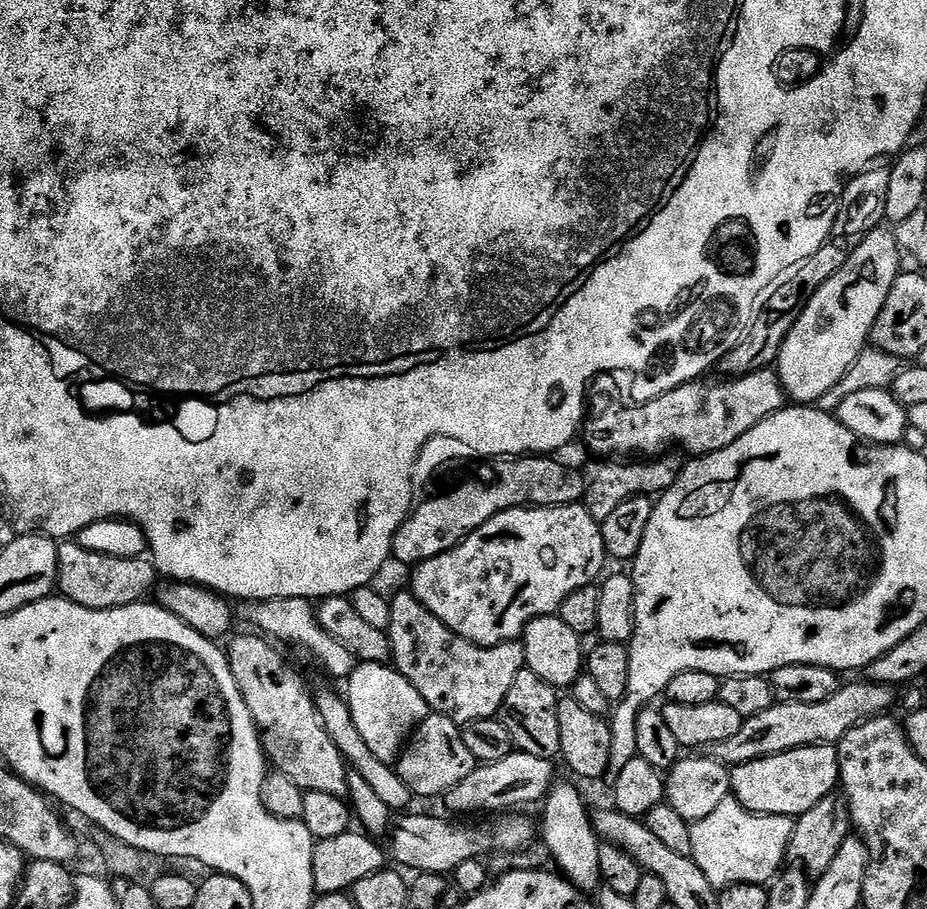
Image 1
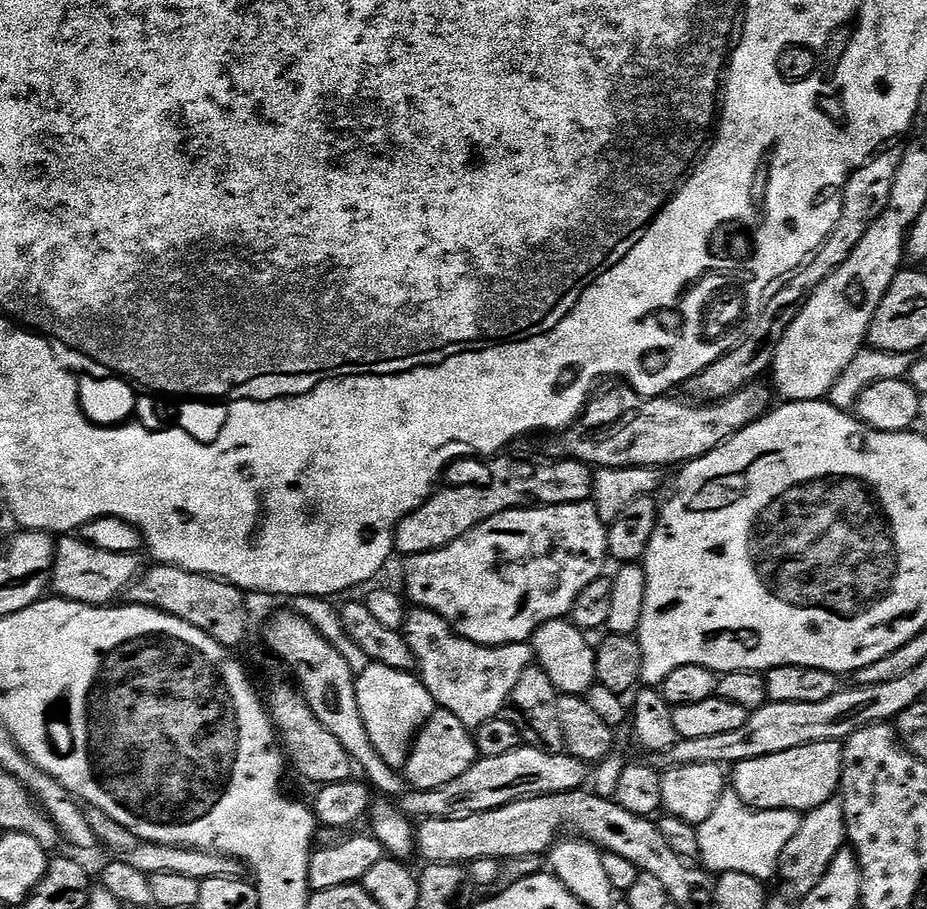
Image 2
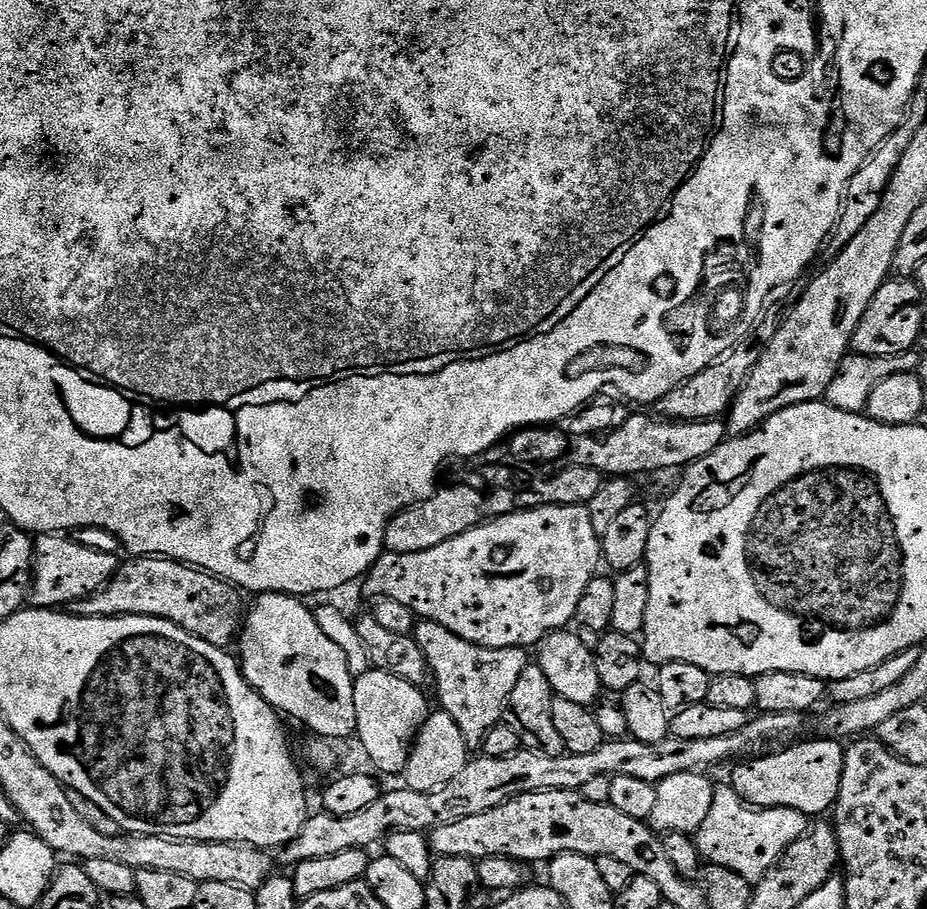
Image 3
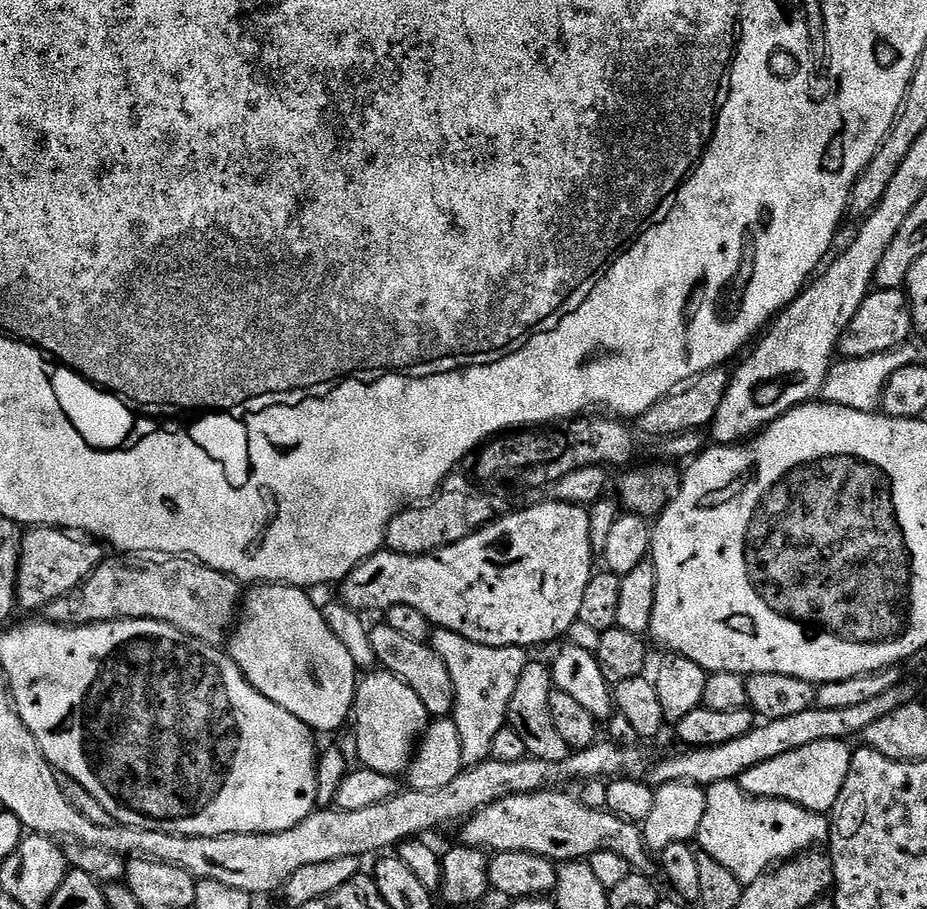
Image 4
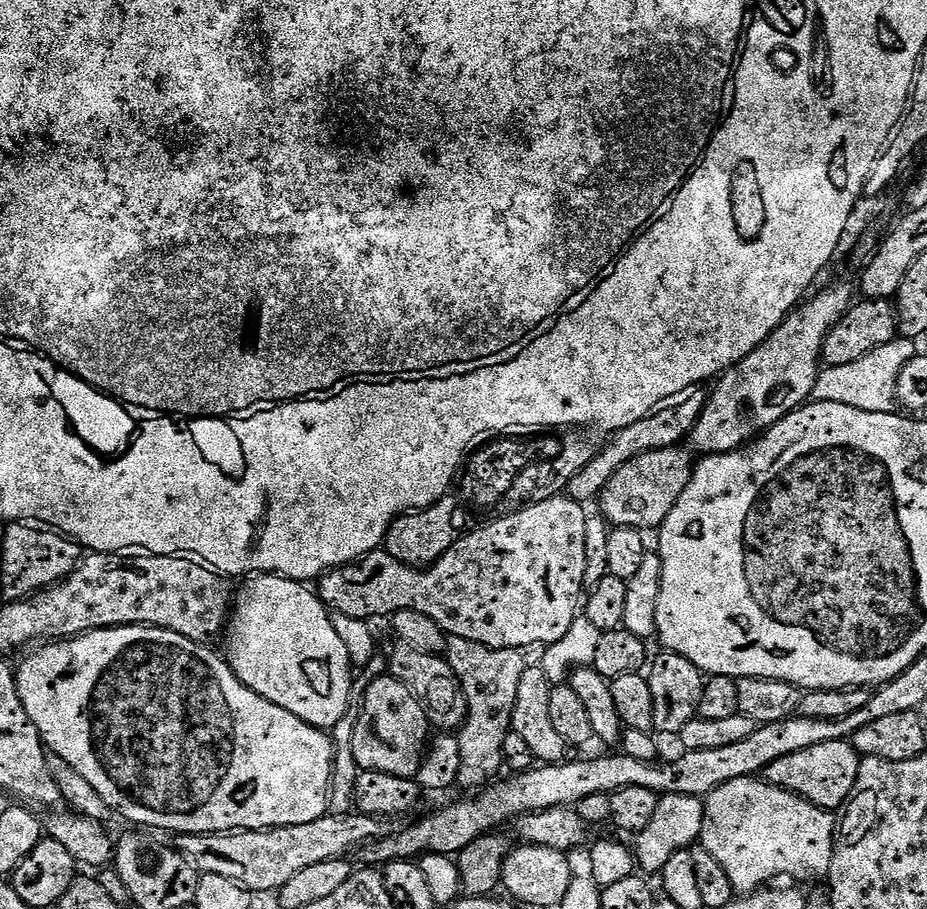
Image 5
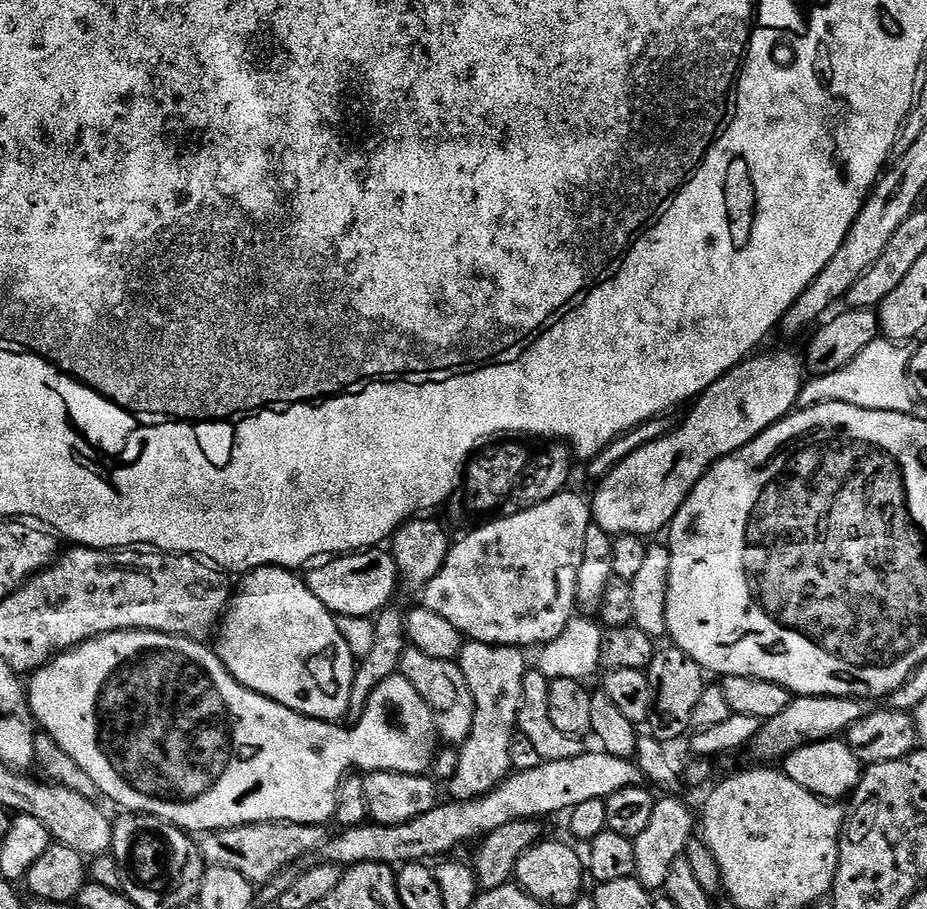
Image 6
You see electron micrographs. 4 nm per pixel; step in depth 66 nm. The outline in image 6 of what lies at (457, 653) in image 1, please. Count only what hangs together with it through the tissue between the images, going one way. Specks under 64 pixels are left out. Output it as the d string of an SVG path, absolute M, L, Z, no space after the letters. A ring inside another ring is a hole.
M468 640L460 649L458 663L470 686L470 694L474 694L476 718L470 738L459 745L458 770L454 770L452 779L446 784L452 791L453 801L485 796L513 771L510 742L518 731L516 715L522 702L522 678L526 671L524 656L521 649L511 648L508 644L483 644L477 640Z

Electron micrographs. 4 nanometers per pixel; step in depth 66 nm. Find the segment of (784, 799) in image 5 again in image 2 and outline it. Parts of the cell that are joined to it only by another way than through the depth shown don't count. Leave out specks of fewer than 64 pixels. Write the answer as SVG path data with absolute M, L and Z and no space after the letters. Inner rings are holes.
M725 790L718 806L714 806L714 814L710 814L710 818L706 818L706 822L696 829L700 847L699 863L712 874L737 872L750 874L765 882L771 881L771 876L777 875L786 842L798 834L801 819L801 813L794 810L757 812L755 808L744 805L736 792Z

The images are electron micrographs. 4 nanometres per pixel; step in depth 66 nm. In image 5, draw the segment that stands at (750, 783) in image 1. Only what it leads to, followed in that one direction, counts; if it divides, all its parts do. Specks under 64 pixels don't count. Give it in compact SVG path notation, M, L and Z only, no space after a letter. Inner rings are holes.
M849 741L822 742L822 746L809 746L807 750L798 750L798 754L786 754L786 758L770 762L762 776L768 783L785 788L820 808L840 810L854 790L861 759Z

